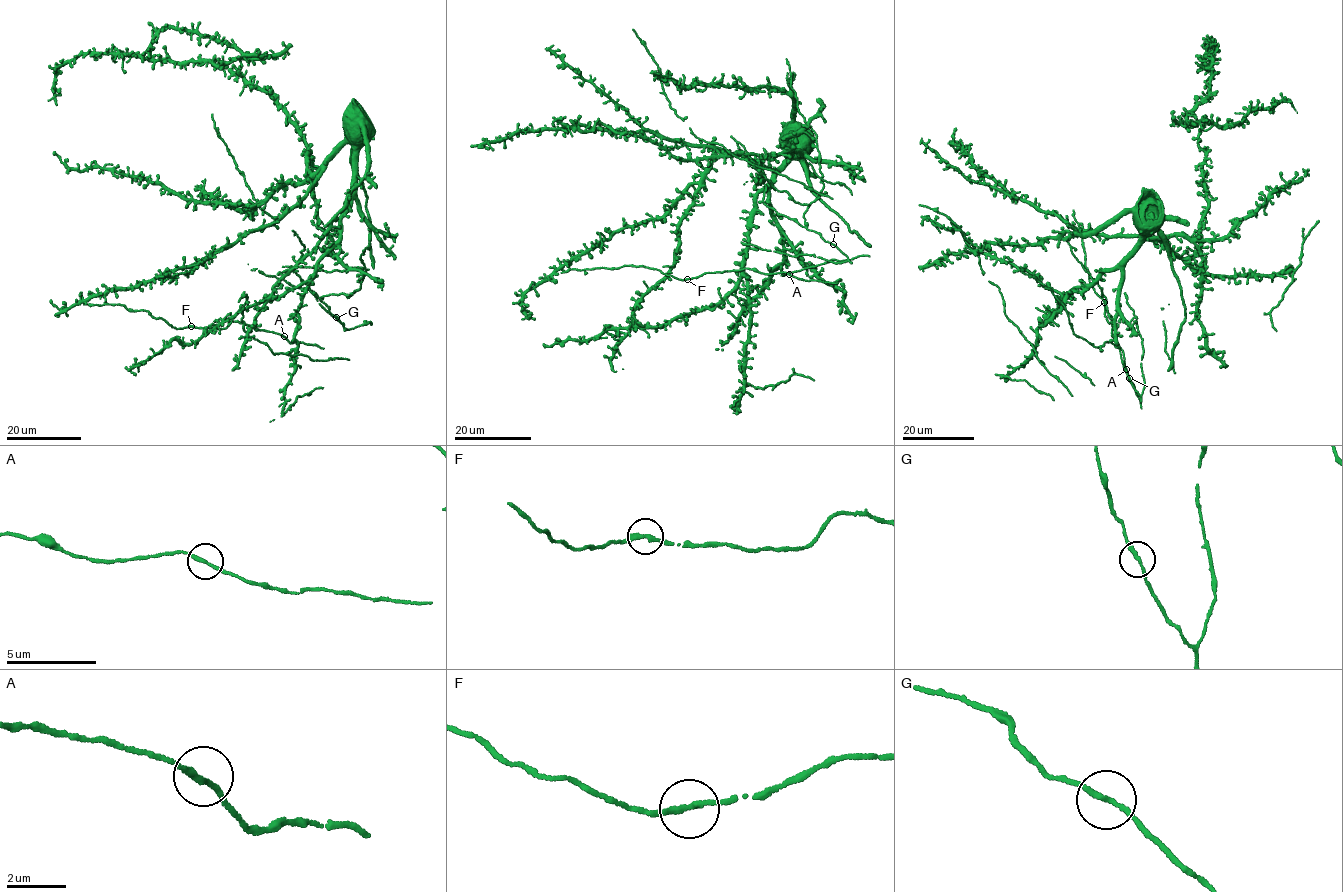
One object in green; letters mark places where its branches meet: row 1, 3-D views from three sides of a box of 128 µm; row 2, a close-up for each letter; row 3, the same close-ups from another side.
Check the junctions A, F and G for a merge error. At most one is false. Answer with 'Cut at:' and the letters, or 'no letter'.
Cut at: no letter

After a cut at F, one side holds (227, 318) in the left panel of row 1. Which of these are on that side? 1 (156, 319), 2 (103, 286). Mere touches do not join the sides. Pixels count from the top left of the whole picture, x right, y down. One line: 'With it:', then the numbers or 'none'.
With it: 2

